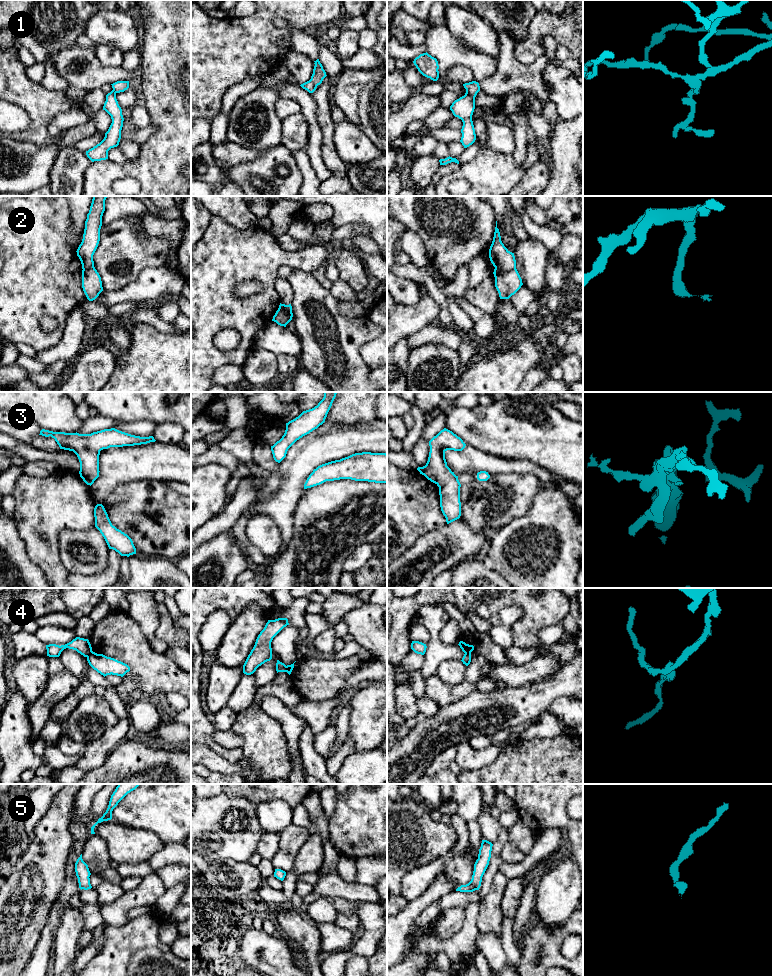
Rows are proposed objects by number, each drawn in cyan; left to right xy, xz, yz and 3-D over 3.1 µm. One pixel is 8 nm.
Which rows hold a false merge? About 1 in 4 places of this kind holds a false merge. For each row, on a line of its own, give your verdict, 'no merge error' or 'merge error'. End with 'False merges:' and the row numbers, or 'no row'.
1: no merge error
2: no merge error
3: no merge error
4: merge error
5: no merge error
False merges: 4

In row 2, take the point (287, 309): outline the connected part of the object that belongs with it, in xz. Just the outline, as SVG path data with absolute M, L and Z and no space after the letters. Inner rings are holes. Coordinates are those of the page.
M280 303L272 321L276 322L280 326L286 327L286 325L292 320L292 317L293 313L291 304L285 305Z

